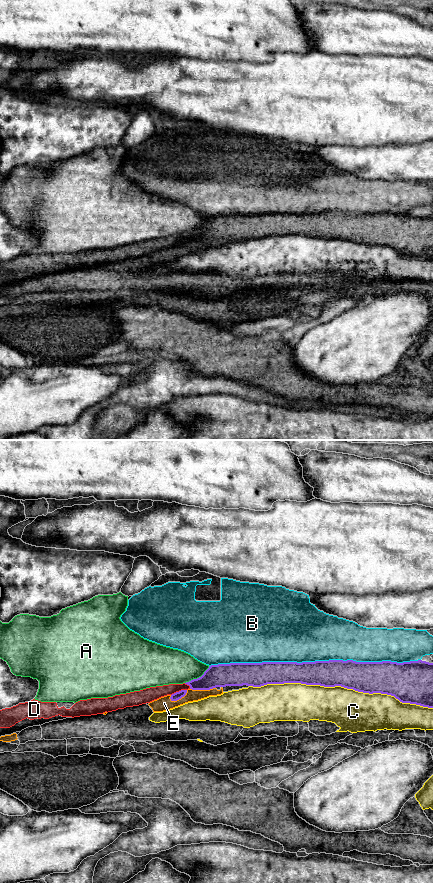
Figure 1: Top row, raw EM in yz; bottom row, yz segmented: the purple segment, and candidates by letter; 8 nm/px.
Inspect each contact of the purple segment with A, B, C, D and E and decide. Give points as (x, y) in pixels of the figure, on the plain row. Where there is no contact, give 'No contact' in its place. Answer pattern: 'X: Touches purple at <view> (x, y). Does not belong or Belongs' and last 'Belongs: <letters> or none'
A: Touches purple at yz (197, 230). Does not belong
B: Touches purple at yz (315, 213). Does not belong
C: Touches purple at yz (341, 238). Does not belong
D: Touches purple at yz (179, 243). Does not belong
E: Touches purple at yz (202, 241). Belongs
Belongs: E

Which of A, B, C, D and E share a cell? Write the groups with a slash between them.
A / B / C / D / E

